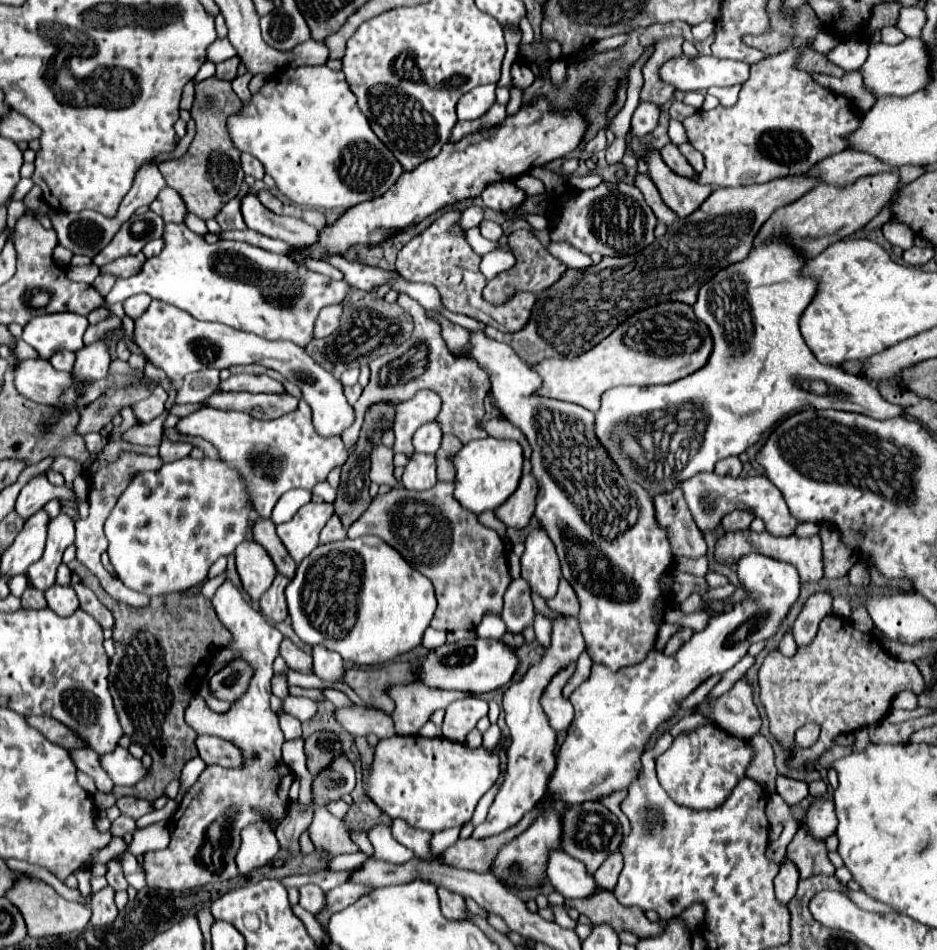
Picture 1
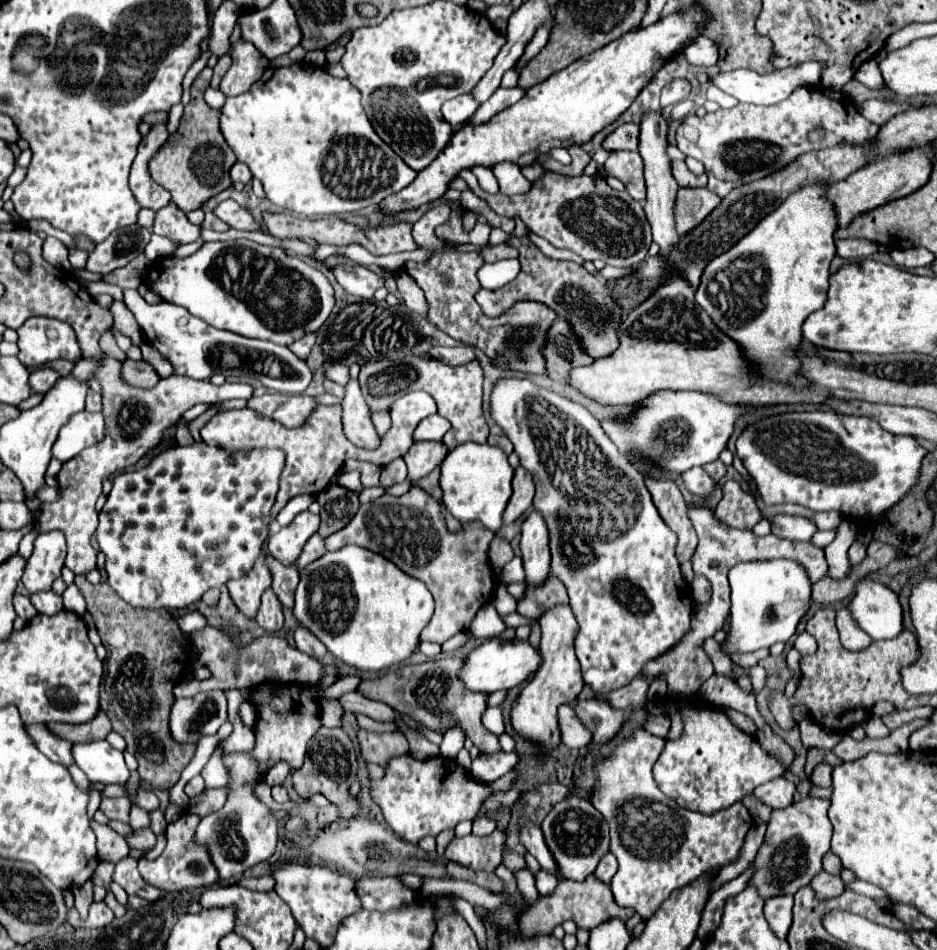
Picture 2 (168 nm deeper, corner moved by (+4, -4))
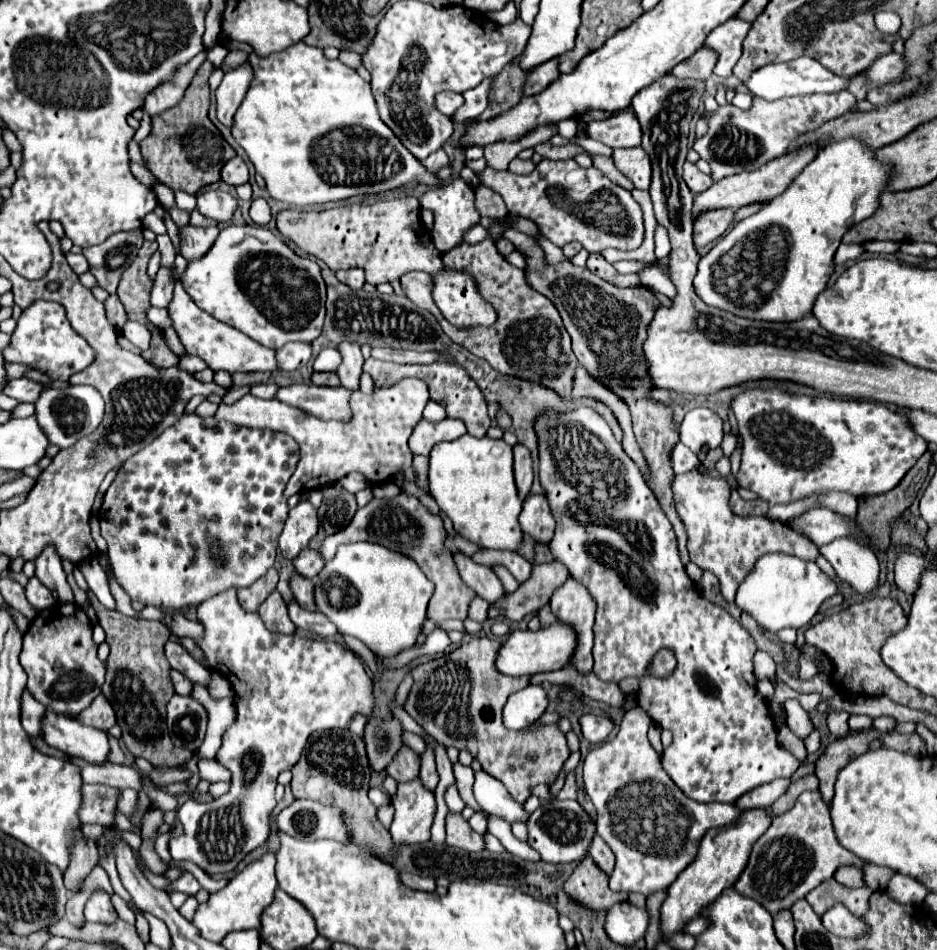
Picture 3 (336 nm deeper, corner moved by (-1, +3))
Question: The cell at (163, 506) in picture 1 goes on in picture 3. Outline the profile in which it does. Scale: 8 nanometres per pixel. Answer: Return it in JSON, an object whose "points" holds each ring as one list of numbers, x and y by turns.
{"points":[[197,414,181,416,171,428,167,428,159,438,155,438,147,448,141,452,133,454,117,472,113,484,109,486,103,506,101,506,101,534,107,540,107,552,111,558,111,566,115,572,115,580,119,586,129,594,131,600,137,600,141,604,151,604,159,606,163,610,173,608,185,608,185,606,195,606,201,604,205,598,219,594,227,588,243,588,251,586,257,578,261,578,275,560,277,552,277,540,283,530,285,518,287,518,287,500,283,498,283,490,287,486,287,480,295,472,295,464,299,462,299,444,281,432,271,432,271,430,257,430,257,428,245,428,245,426,235,426,231,422,217,422,213,418,199,418]]}

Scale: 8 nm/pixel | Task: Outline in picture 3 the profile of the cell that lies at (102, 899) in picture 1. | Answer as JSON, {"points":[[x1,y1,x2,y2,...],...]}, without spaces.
{"points":[[95,892,87,904,85,904,85,920,87,922,101,922,101,924,111,924,117,920,117,912,111,904,109,894,105,892]]}

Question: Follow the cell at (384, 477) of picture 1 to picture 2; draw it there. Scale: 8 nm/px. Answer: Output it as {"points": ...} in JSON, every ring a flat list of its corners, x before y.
{"points":[[350,377,346,383,346,395,342,399,342,421,346,437,358,447,378,447,378,435,370,419,370,409,362,397,358,381]]}

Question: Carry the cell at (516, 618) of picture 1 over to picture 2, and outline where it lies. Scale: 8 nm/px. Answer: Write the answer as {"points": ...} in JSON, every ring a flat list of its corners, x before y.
{"points":[[498,585,496,591,494,591,494,597,492,597,492,605,496,607,496,611,500,615,508,615,508,613,514,613,516,611,516,599,506,591,506,585]]}

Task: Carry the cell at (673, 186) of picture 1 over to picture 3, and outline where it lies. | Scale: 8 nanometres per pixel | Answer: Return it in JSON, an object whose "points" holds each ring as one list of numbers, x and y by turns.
{"points":[[715,208,715,212,705,212,699,220,693,220,693,244,695,248,703,248,715,238,723,236,731,226,733,210,731,208]]}

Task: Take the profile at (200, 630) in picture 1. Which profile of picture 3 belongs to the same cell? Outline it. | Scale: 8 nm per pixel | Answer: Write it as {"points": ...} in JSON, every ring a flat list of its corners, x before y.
{"points":[[91,590,87,594,111,646,103,694,117,714,117,724,123,728,125,746,133,756,149,760,153,768,183,768,193,758,193,752,171,744,165,732,165,704,175,694,169,676,171,666,165,658,165,642,169,640,167,626,159,620,139,622,117,610,107,610]]}

